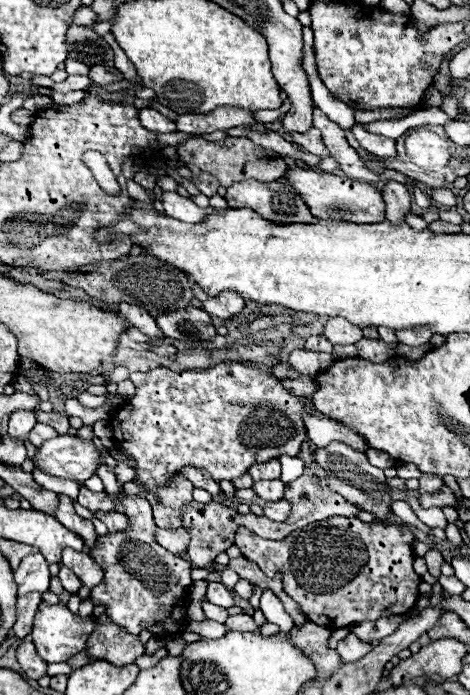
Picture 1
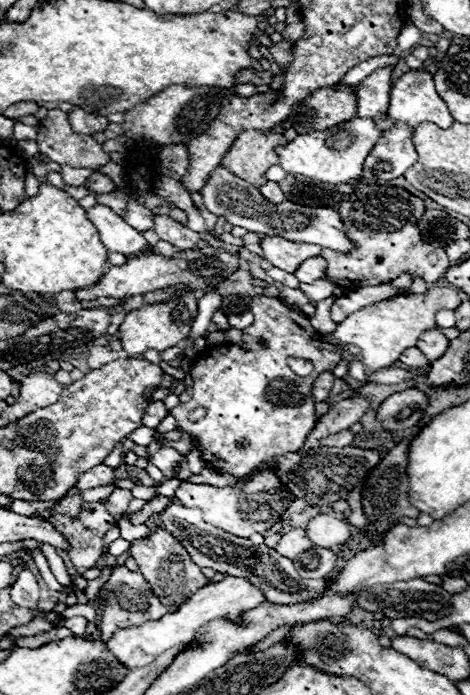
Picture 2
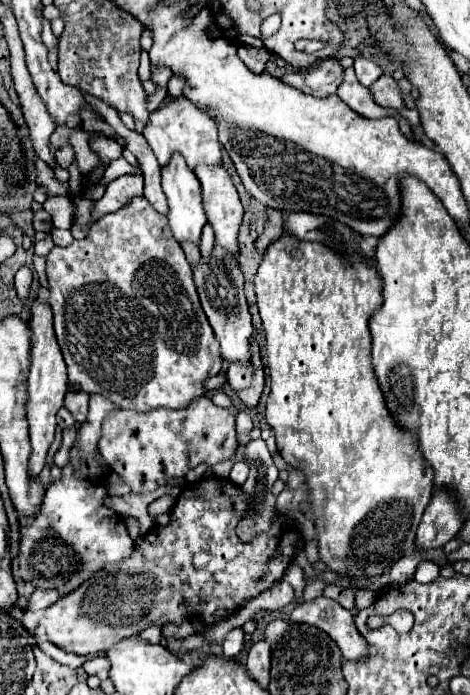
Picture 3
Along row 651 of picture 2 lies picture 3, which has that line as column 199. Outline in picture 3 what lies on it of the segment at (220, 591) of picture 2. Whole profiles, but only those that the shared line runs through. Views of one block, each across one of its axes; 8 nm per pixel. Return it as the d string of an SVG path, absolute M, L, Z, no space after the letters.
M184 96L172 100L168 106L160 108L160 110L152 112L150 122L144 126L142 134L148 140L160 166L166 166L174 152L180 152L186 158L192 172L200 164L204 164L204 166L222 164L222 144L218 142L218 126L214 122L214 118L210 118L206 112L194 108L194 104L190 104L190 100L186 100Z

